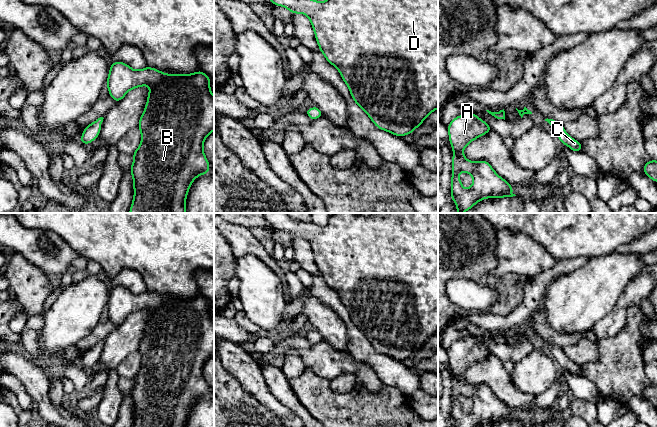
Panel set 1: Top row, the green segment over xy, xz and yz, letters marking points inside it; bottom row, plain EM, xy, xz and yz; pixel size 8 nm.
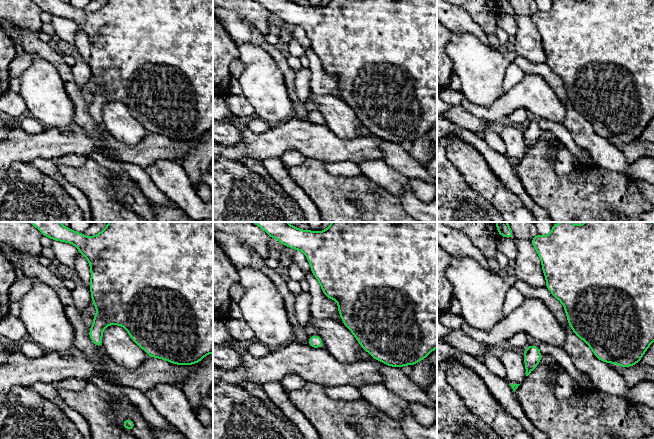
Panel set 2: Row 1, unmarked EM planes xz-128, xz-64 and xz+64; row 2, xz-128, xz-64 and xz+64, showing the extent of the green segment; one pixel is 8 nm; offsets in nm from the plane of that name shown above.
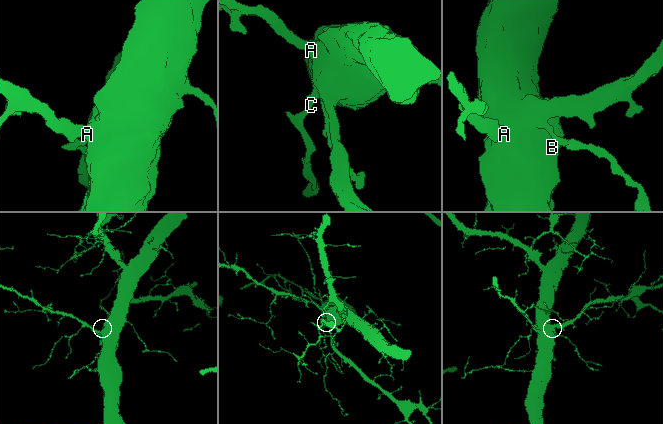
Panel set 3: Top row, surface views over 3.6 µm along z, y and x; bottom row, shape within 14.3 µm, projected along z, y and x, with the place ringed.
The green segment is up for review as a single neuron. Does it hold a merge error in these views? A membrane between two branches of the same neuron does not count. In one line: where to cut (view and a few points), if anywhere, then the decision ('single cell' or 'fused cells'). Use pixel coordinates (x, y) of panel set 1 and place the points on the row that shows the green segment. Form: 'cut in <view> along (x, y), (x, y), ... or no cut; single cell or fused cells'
no cut; single cell

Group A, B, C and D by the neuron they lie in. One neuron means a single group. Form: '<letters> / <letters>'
A B C D

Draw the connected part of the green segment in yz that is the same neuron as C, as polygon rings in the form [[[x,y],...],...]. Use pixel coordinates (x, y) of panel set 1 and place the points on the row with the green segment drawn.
[[[548,118],[545,119],[545,121],[547,121],[550,124],[551,128],[554,131],[555,136],[557,136],[560,139],[560,142],[563,145],[568,146],[574,152],[581,153],[582,143],[578,142],[574,138],[571,138],[565,131],[563,124]]]

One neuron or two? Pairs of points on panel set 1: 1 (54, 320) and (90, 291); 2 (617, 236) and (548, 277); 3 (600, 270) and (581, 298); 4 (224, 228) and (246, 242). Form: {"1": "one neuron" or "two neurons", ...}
{"1": "one neuron", "2": "two neurons", "3": "one neuron", "4": "one neuron"}

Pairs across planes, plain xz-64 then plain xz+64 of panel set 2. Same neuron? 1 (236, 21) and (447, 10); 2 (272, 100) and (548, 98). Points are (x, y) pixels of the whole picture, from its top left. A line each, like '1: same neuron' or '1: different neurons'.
1: same neuron
2: different neurons

